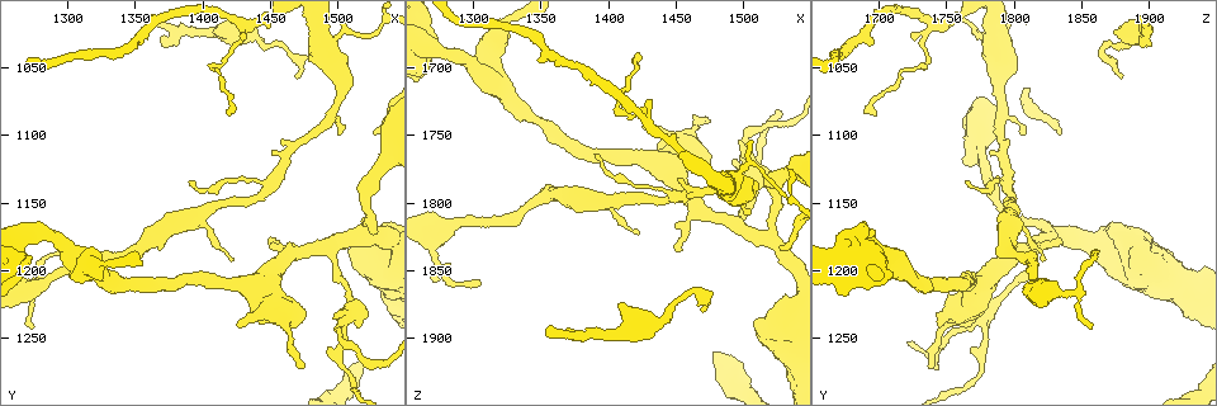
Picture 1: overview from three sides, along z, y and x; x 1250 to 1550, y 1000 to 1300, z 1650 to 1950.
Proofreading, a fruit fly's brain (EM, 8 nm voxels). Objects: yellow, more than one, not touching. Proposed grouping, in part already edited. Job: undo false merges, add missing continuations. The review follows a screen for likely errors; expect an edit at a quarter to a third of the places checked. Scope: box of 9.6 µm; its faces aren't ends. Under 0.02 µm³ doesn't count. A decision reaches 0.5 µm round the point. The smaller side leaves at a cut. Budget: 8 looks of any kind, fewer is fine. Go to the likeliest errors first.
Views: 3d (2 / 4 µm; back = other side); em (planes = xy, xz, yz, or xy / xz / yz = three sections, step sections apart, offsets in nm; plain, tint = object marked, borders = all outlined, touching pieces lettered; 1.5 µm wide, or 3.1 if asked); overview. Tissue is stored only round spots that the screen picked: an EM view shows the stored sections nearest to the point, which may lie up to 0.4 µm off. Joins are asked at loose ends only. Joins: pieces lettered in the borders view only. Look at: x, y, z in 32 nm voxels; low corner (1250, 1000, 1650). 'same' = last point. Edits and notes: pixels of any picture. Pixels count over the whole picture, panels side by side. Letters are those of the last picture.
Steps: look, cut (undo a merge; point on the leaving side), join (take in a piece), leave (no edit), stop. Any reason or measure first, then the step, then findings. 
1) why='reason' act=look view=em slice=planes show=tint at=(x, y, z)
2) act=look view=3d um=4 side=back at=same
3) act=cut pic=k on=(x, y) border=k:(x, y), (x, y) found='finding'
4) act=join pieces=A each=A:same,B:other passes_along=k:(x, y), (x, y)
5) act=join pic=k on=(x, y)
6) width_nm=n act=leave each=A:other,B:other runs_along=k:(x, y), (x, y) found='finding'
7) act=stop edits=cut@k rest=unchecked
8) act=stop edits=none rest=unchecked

why='free end' act=look view=3d um=2 side=back at=(1468, 1060, 1876)

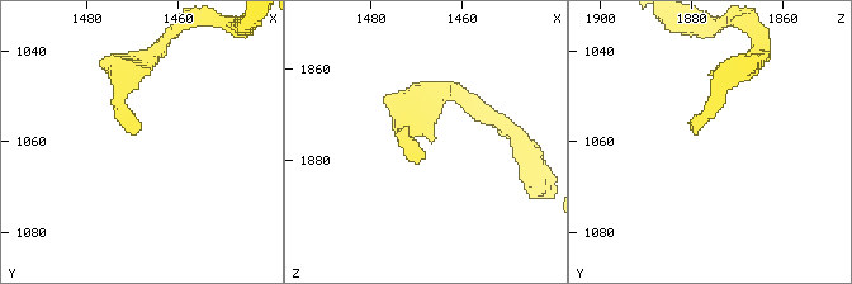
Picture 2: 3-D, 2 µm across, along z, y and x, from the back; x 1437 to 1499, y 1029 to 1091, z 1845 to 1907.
act=look view=em slice=yz step=8 show=tint at=(1468, 1058, 1879)

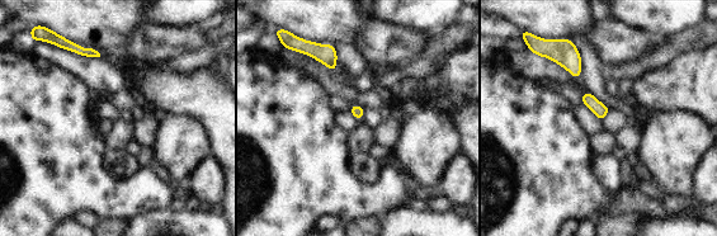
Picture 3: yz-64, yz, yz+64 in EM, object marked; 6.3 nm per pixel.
why='cut it another way' act=look view=em slice=planes show=borders at=same

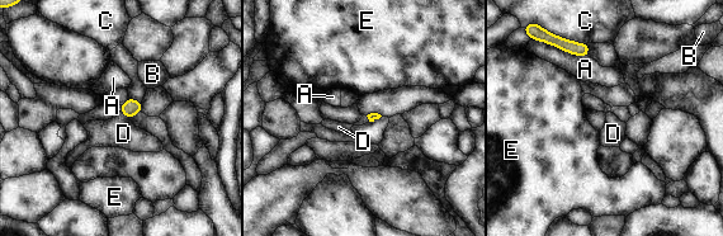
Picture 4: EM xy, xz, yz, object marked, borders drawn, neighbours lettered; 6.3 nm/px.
act=join pieces=D each=A:other,B:other,C:other,D:same,E:other passes_along=4:(131, 107), (124, 114), (117, 132) found='it goes on there'

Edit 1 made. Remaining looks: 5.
act=look view=overview

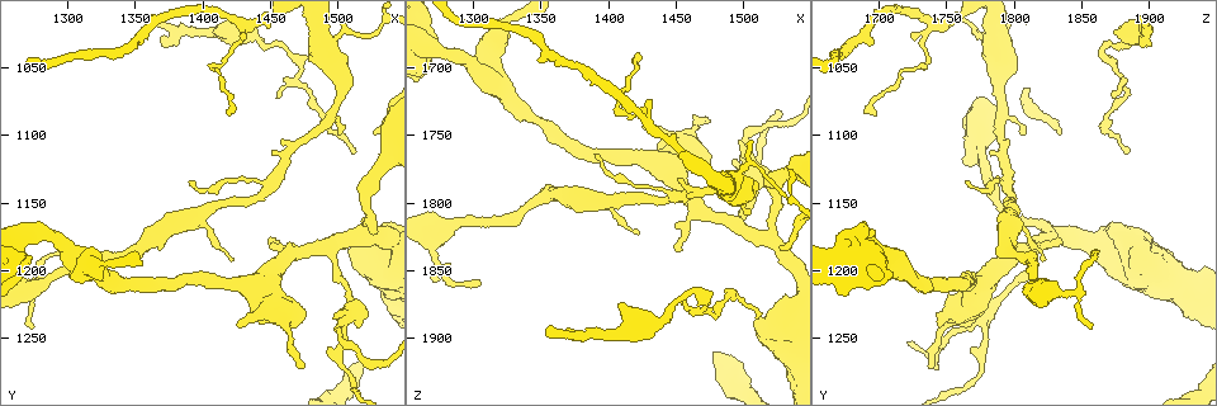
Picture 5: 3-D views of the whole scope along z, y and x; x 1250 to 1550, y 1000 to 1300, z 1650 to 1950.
why='a fork' act=look view=3d um=2 at=(1504, 1236, 1772)

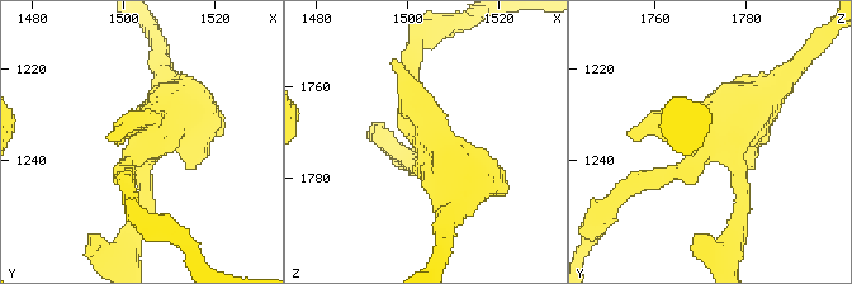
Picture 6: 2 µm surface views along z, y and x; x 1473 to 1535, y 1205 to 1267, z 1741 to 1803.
why='now the EM' act=look view=em slice=xz step=8 show=tint at=(1505, 1235, 1774)

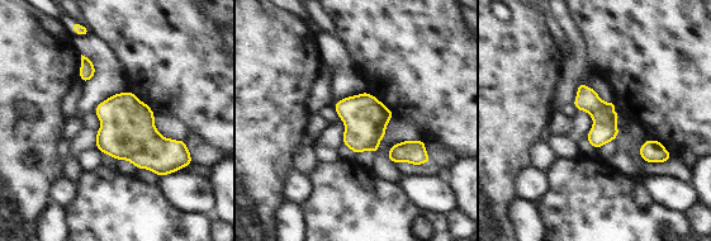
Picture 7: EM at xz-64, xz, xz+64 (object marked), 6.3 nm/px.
why='cut it another way' act=look view=em slice=planes show=borders at=same

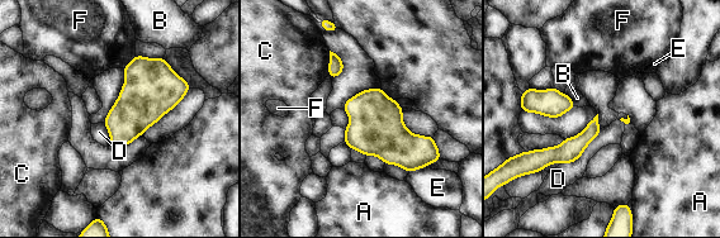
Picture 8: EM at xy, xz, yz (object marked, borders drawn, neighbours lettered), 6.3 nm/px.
act=leave each=A:other,B:other,C:other,D:other,E:other,F:other border=8:(601, 129), (576, 160), (560, 165) found='continuous, no second neuron'

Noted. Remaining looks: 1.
why='an open end' act=look view=em slice=planes show=borders at=(1498, 1098, 1806)

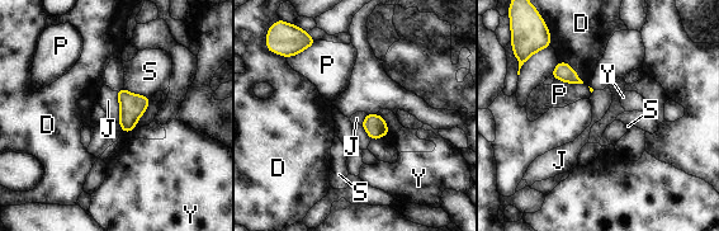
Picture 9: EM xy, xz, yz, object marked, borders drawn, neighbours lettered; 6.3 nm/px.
act=leave each=D:other,J:other,P:other,S:other,Y:other border=9:(116, 92), (119, 122) found='no lettered piece goes on from it'

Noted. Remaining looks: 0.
act=stop edits=join@4 rest=unchecked

